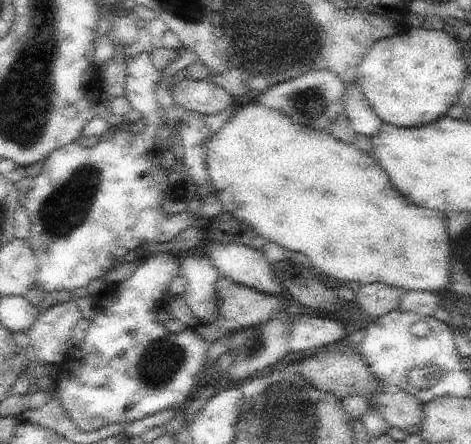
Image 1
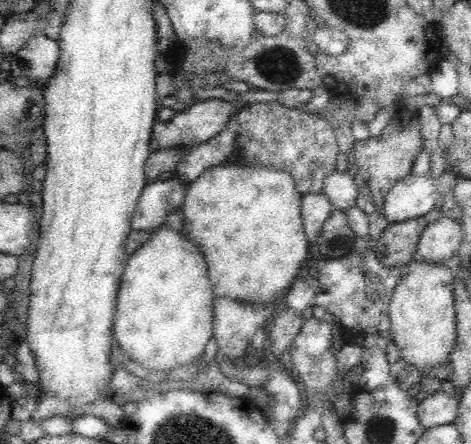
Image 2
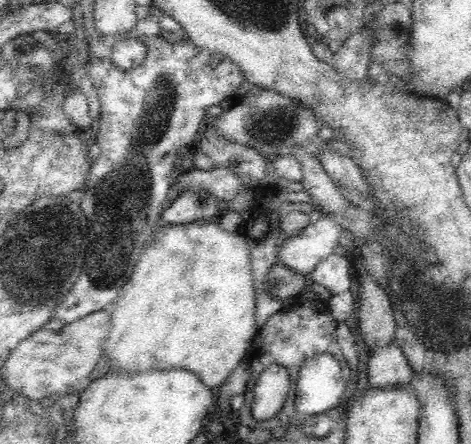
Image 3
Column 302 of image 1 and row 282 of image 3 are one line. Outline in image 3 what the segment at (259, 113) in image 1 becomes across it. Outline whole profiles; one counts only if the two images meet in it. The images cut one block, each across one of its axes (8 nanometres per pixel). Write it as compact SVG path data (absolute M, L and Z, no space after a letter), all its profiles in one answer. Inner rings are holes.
M196 220L196 222L188 222L184 226L158 226L158 232L144 246L130 278L124 282L124 286L120 290L122 292L118 294L116 302L112 304L114 310L110 312L110 330L108 330L104 348L102 348L104 356L112 364L110 374L134 376L134 374L144 374L144 372L154 372L154 370L180 368L180 370L188 370L188 372L196 374L208 390L218 392L218 388L226 382L230 372L234 372L240 366L240 362L244 362L244 358L248 358L248 348L252 346L252 342L256 338L256 288L254 288L254 276L252 276L252 266L250 266L248 238L244 238L240 232L230 234L230 232L222 230L220 222L216 222L216 220Z

